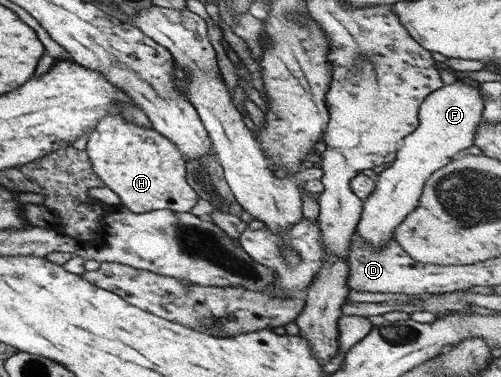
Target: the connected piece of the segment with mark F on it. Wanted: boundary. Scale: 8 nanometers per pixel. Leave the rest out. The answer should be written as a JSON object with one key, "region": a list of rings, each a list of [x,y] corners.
{"region":[[[451,79],[450,83],[444,83],[442,88],[427,96],[419,105],[415,130],[403,137],[391,165],[377,174],[375,188],[362,201],[355,234],[373,247],[385,245],[394,228],[417,207],[417,199],[429,175],[453,160],[457,152],[473,144],[481,112],[483,101],[479,92],[460,79]]]}

